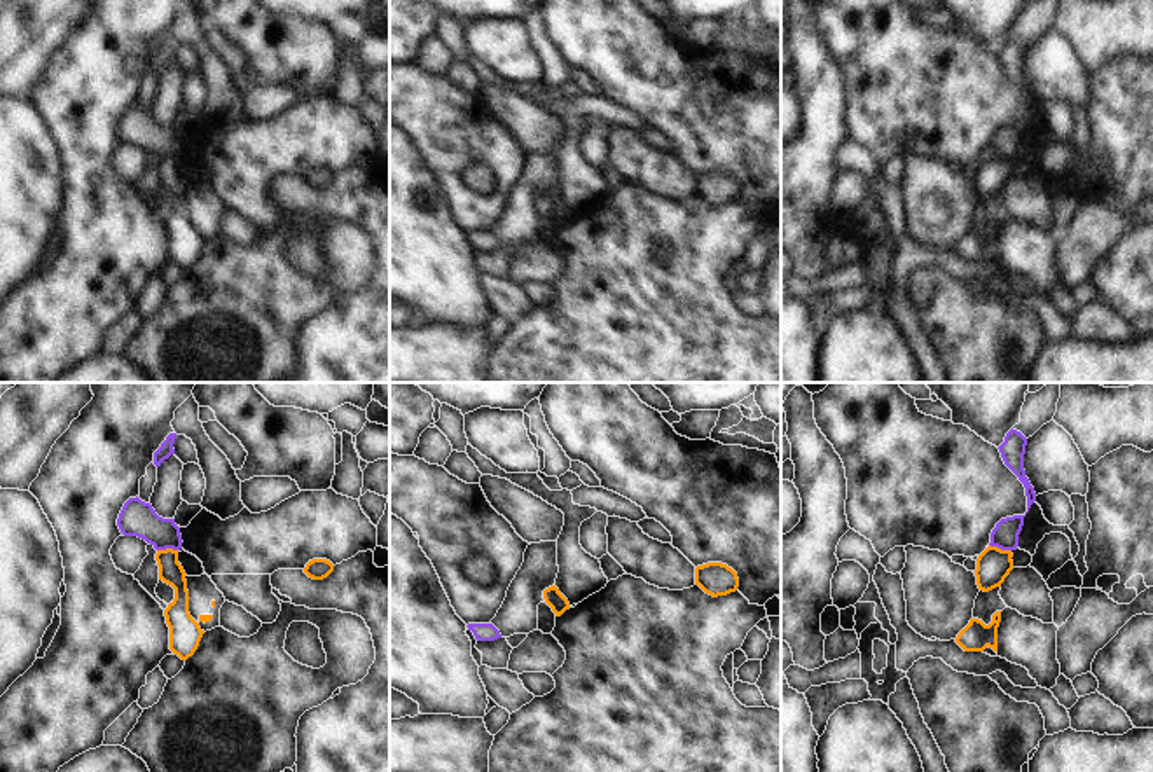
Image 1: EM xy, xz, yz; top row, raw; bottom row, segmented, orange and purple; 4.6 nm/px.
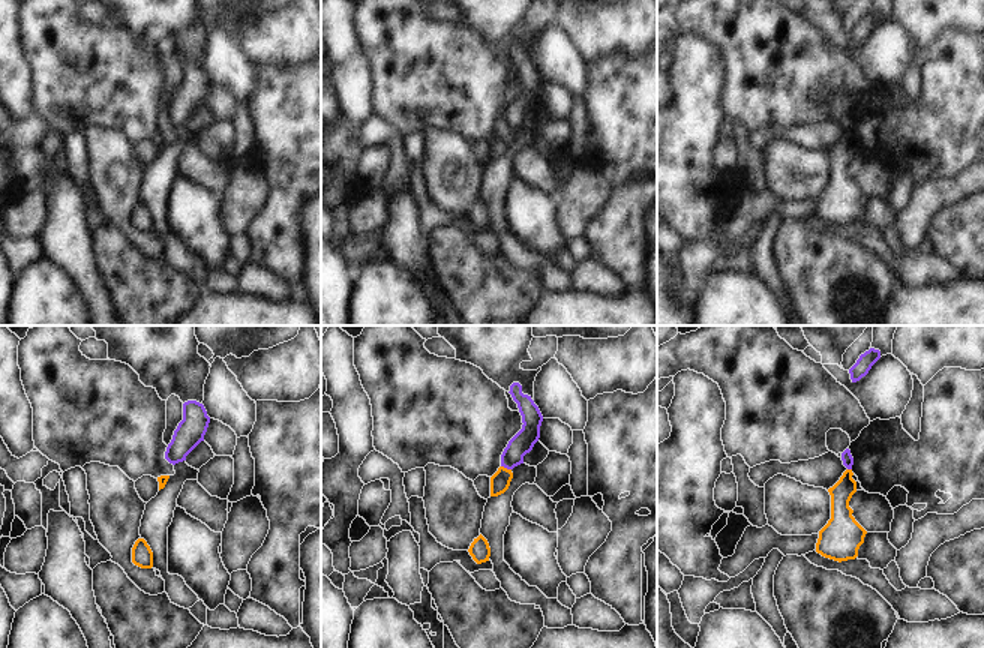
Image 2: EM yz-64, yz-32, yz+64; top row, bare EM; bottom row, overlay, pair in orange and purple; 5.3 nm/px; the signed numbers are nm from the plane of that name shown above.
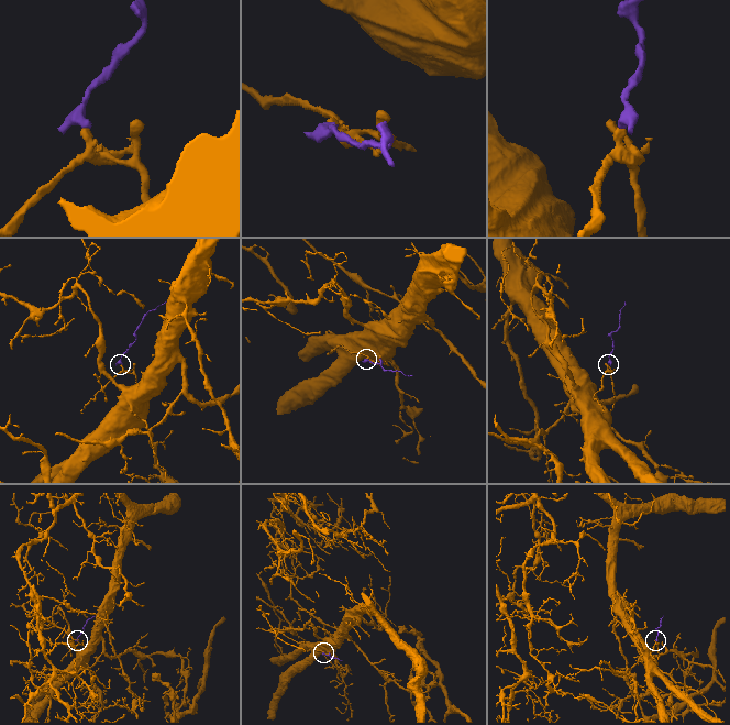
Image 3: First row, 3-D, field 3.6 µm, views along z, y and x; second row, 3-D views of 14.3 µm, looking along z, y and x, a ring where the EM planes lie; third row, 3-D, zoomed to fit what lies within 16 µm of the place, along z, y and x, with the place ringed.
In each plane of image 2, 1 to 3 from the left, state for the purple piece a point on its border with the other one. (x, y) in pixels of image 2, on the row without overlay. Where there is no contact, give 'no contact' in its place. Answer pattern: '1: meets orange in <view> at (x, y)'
1: no contact
2: meets orange in yz-32 at (506, 132)
3: meets orange in yz+64 at (849, 134)

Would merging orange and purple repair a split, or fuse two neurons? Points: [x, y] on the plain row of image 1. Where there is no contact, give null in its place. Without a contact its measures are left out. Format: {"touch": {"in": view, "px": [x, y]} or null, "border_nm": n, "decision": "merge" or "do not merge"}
{"touch": {"in": "yz", "px": [1000, 158]}, "border_nm": 110, "decision": "do not merge"}

